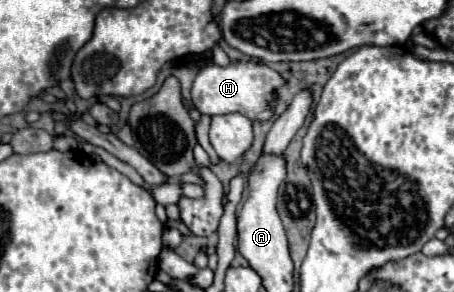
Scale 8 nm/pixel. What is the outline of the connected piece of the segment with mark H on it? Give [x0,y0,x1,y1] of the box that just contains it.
[191,60,285,122]

